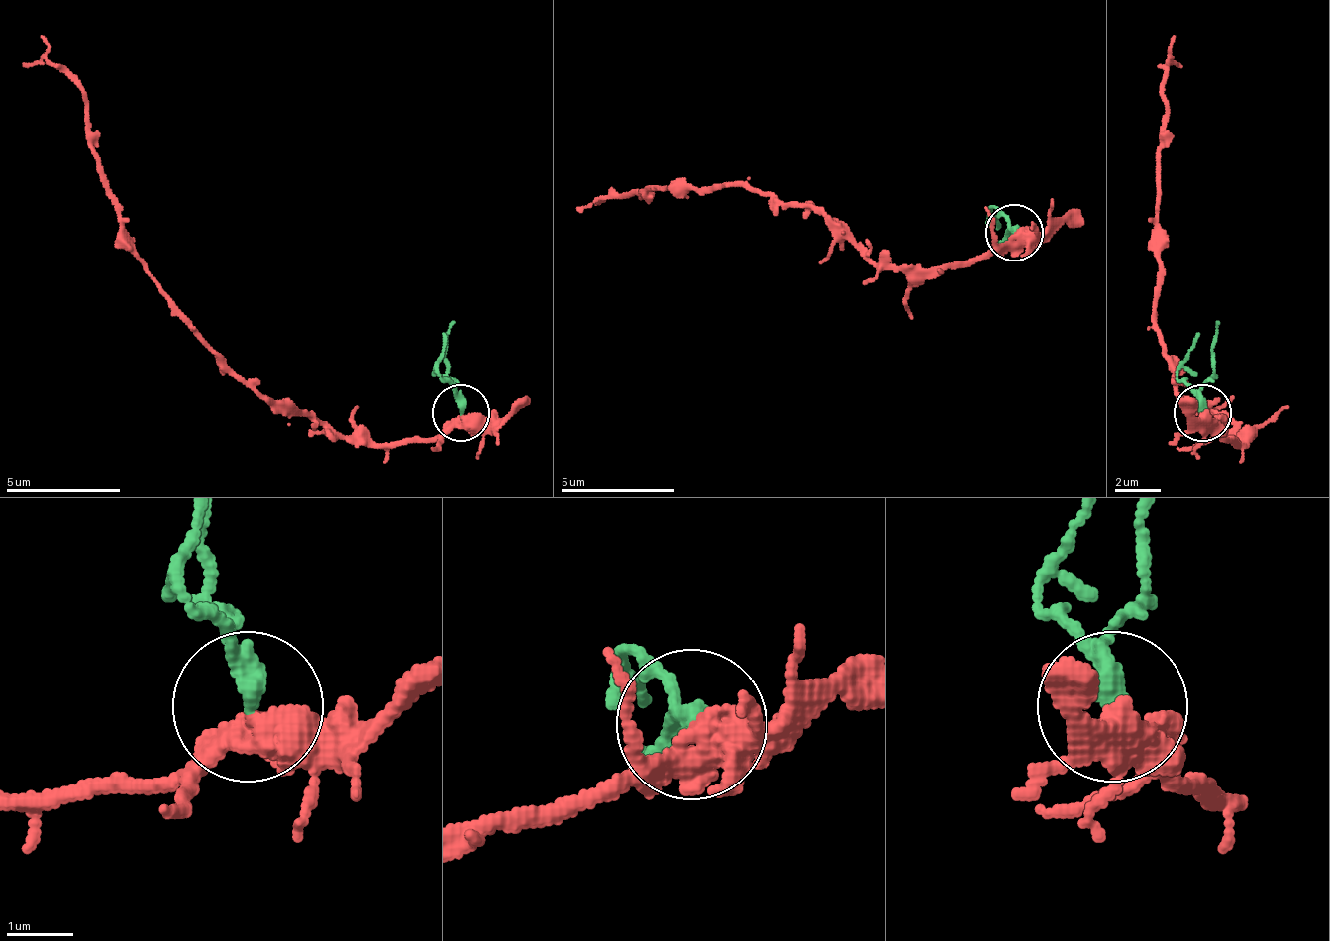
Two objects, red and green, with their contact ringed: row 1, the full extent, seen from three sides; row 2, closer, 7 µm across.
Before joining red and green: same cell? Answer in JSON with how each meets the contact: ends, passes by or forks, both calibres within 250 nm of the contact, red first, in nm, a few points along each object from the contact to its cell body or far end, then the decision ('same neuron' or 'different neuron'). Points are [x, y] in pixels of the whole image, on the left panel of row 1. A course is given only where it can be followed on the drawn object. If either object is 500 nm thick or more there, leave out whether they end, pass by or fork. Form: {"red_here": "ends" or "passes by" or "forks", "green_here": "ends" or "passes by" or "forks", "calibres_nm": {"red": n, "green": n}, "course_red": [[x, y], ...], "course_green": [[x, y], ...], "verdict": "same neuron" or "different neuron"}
{"red_here": "forks", "green_here": "passes by", "calibres_nm": {"red": 360, "green": 240}, "course_red": [[461, 417], [433, 440], [342, 440], [251, 388], [158, 285], [90, 143], [90, 102], [45, 56], [39, 34]], "course_green": [[461, 411], [445, 354], [456, 320]], "verdict": "same neuron"}

